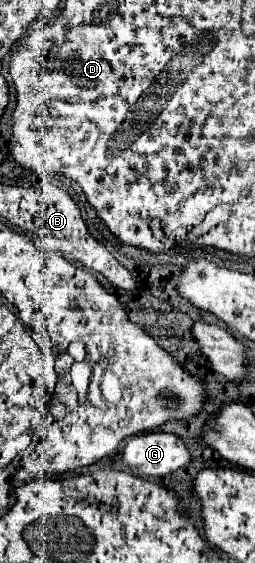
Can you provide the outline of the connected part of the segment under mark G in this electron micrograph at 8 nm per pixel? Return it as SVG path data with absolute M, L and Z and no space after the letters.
M147 432L133 436L123 452L123 462L137 476L167 476L191 462L183 440L169 432Z

